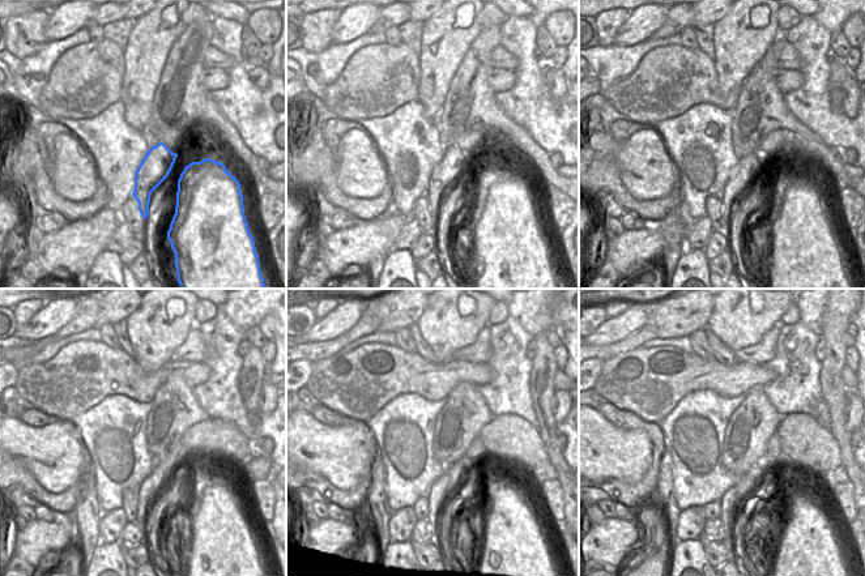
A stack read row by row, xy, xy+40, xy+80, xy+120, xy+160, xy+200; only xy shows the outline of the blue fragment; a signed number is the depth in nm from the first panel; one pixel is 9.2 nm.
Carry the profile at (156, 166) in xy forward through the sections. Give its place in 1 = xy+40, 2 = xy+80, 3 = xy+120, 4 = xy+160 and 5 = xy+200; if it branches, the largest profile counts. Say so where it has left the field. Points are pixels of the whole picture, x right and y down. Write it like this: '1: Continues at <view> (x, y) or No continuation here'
1: Continues at xy+40 (444, 175)
2: Continues at xy+80 (745, 175)
3: Continues at xy+120 (165, 465)
4: Continues at xy+160 (452, 481)
5: Continues at xy+200 (732, 502)

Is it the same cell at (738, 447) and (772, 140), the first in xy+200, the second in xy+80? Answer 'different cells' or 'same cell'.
different cells

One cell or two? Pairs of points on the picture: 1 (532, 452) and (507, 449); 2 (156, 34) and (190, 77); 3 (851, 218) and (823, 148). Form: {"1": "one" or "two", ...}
{"1": "one", "2": "two", "3": "two"}

